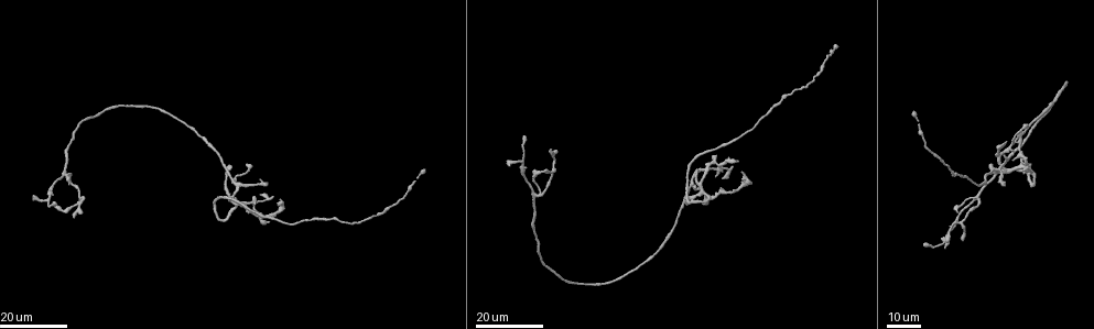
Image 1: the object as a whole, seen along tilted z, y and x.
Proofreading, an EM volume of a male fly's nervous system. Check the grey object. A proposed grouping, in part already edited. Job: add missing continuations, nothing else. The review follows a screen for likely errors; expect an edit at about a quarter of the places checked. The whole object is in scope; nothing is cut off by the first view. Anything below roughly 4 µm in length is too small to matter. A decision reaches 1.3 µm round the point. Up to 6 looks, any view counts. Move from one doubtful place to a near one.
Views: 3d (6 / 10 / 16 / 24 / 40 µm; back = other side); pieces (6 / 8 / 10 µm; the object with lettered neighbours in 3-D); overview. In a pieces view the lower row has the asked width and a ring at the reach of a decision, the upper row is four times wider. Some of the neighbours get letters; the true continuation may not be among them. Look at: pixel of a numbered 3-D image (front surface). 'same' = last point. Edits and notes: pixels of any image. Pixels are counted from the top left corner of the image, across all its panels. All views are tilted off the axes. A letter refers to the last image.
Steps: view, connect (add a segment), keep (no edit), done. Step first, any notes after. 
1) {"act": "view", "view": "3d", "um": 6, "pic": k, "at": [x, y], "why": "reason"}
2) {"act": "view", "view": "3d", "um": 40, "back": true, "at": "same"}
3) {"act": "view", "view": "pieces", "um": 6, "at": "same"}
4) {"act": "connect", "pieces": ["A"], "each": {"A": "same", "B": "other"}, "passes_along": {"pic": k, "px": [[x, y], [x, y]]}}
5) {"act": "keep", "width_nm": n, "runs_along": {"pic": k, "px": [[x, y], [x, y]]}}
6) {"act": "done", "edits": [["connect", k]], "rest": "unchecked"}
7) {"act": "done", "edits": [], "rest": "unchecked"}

{"act": "view", "view": "3d", "um": 16, "pic": 1, "at": [1027, 126], "why": "free end"}

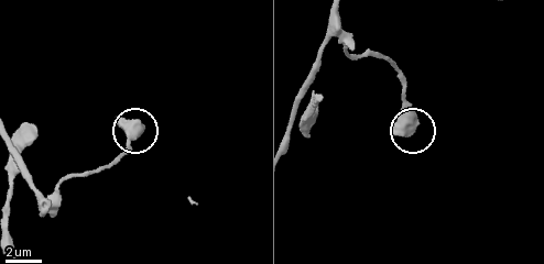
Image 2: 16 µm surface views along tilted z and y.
{"act": "view", "view": "pieces", "um": 8, "pic": 2, "at": [406, 131], "why": "what lies round it"}

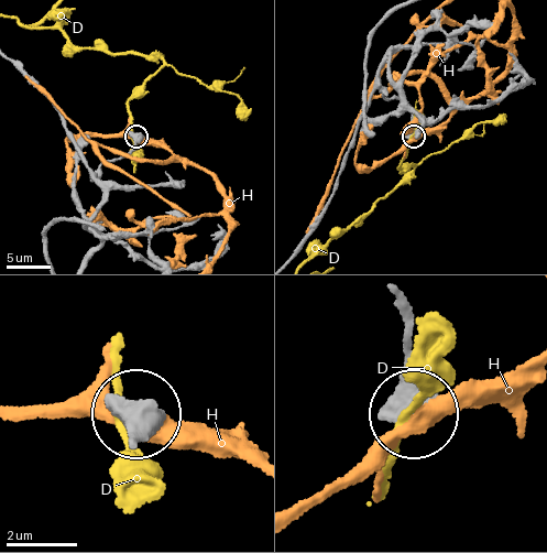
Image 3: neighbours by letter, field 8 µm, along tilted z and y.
{"act": "keep", "each": {"D": "other", "H": "other"}, "found": "no lettered segment goes on from it"}

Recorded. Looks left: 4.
{"act": "view", "view": "3d", "um": 24, "pic": 1, "at": [273, 197], "why": "branch stops here"}

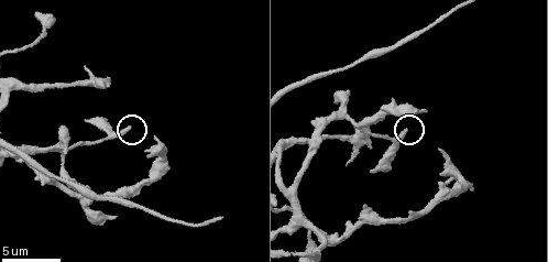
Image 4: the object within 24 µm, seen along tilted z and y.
{"act": "view", "view": "pieces", "um": 8, "pic": 4, "at": [404, 131]}

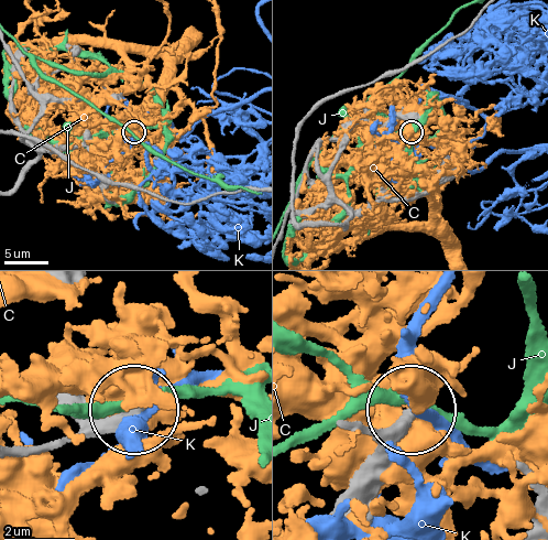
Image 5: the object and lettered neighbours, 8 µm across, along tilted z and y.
{"act": "keep", "width_nm": 230, "each": {"C": "other", "J": "other", "K": "other"}, "found": "no lettered segment goes on from it"}

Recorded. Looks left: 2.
{"act": "done", "edits": [], "rest": "unchecked"}

